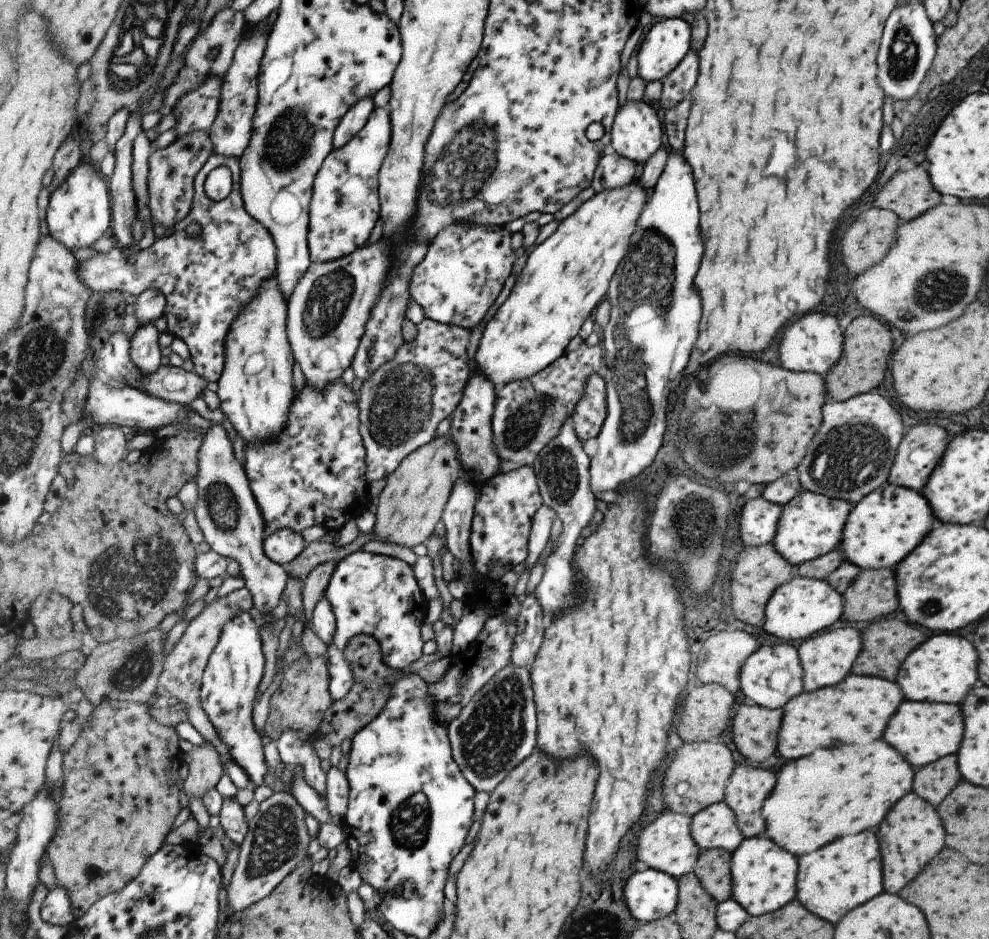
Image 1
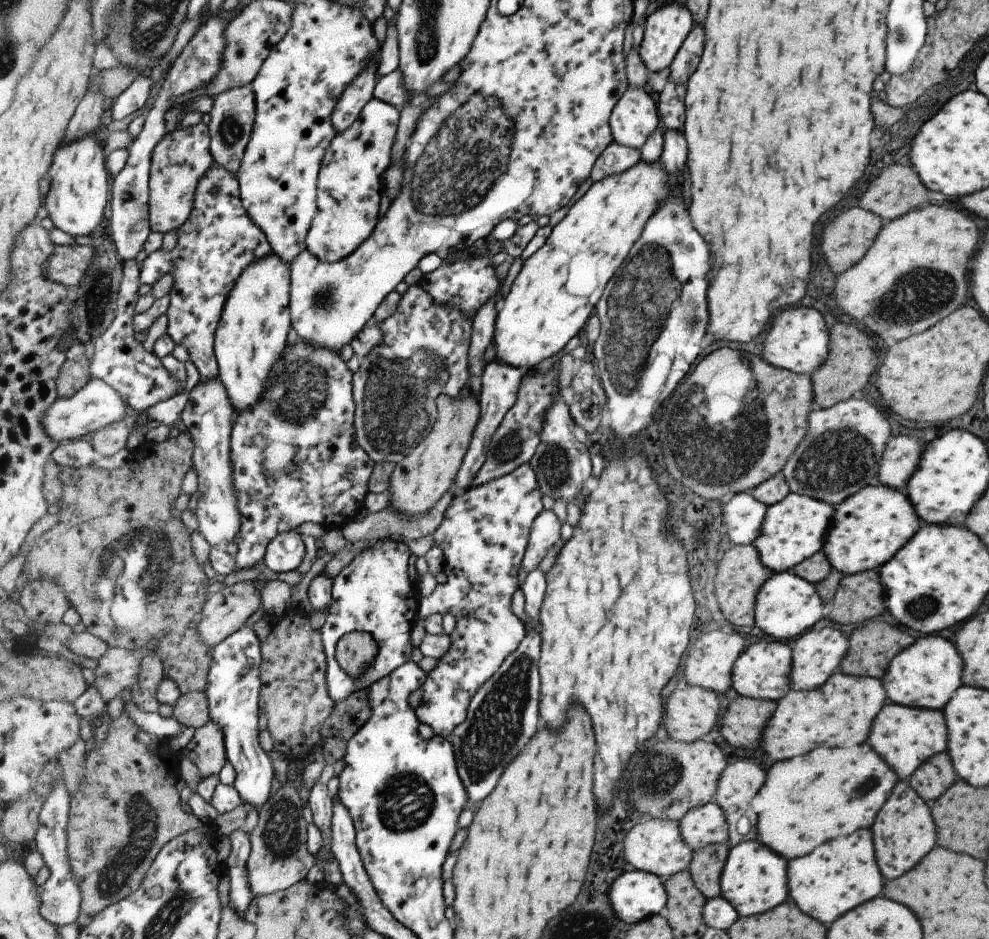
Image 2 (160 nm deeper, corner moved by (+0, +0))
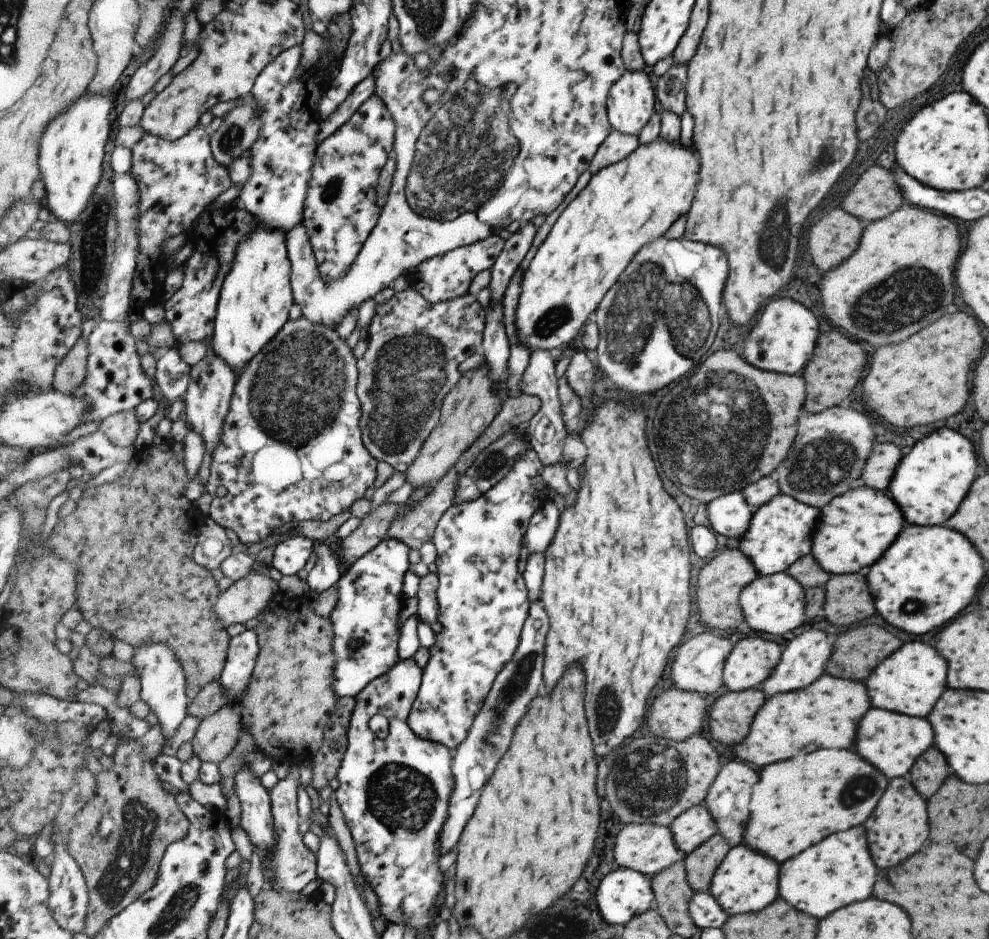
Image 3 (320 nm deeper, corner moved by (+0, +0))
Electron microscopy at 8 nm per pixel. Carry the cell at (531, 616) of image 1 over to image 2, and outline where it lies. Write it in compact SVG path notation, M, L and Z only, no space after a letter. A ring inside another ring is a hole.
M537 567L527 574L521 588L525 598L525 612L530 616L530 624L527 625L527 628L540 622L547 587L546 574L541 570L541 567Z

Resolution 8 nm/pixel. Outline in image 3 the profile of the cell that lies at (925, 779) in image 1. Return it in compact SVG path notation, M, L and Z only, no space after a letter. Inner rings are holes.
M934 746L926 748L911 765L906 777L914 789L928 799L949 775L945 757Z

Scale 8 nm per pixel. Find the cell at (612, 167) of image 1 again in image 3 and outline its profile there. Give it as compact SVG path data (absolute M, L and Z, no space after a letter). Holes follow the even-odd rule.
M614 129L611 131L610 136L606 138L606 141L599 147L589 171L594 175L605 167L625 160L625 158L637 150L640 144L639 136L622 133Z

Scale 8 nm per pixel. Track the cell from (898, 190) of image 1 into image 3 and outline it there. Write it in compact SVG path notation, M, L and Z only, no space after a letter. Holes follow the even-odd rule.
M869 166L847 190L841 208L865 223L879 220L903 204L899 189L891 182L890 170Z

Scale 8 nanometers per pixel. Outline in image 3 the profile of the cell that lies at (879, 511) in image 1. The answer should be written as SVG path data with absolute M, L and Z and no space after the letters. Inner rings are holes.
M852 486L820 510L812 532L810 555L830 575L863 572L883 554L905 524L899 508L884 491Z

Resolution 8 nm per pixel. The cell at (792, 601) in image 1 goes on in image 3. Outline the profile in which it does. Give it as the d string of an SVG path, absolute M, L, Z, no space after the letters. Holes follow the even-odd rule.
M775 573L758 575L757 580L750 583L751 586L747 586L743 594L738 594L738 603L743 606L742 615L749 628L779 636L808 623L804 618L804 588L794 578L785 573Z

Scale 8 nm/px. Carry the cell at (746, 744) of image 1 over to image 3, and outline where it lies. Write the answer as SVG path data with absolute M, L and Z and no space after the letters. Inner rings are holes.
M757 688L742 691L724 690L716 695L708 714L710 736L725 746L740 743L748 724L757 709L764 703L766 695Z

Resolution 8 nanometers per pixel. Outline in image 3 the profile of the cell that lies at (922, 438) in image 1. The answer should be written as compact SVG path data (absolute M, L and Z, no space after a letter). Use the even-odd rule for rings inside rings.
M891 443L873 444L873 450L867 455L865 466L859 476L865 487L885 492L887 483L891 480L891 475L895 470L895 465L903 456L903 452L903 448L899 450Z

